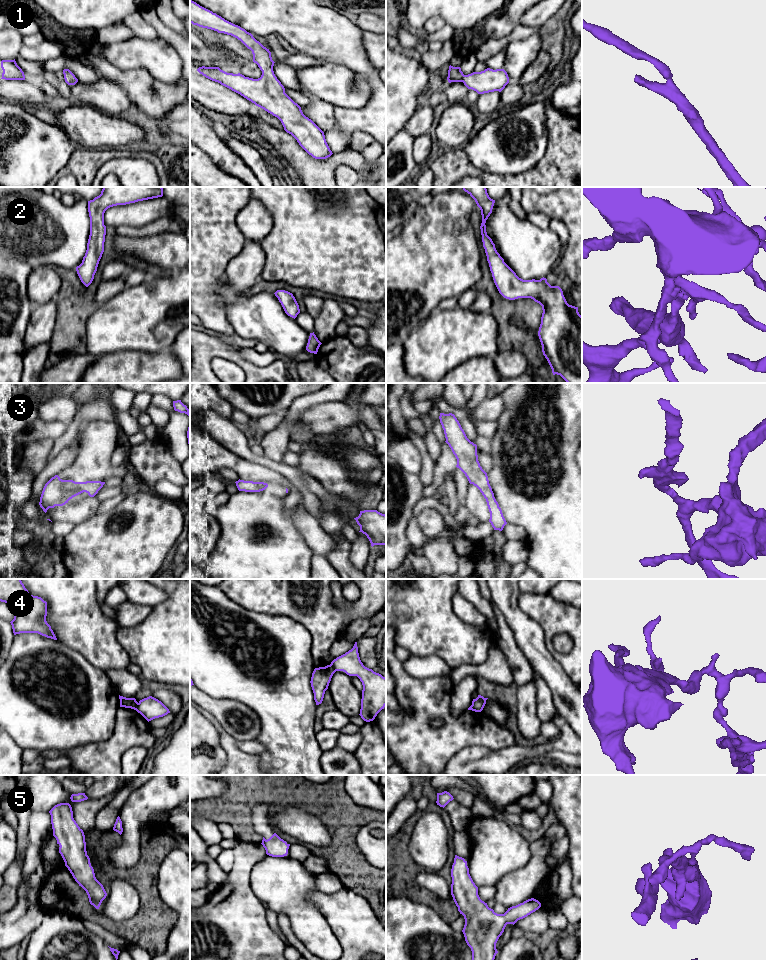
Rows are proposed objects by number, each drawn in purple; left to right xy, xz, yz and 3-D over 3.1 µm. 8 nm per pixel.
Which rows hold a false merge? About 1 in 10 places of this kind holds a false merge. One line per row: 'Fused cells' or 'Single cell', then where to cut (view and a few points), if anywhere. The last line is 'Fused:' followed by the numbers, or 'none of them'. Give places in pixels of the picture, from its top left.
1: Single cell. No split
2: Single cell. No split
3: Single cell. No split
4: Fused cells. Split along xy (138, 703), (135, 709)
5: Single cell. No split
Fused: 4

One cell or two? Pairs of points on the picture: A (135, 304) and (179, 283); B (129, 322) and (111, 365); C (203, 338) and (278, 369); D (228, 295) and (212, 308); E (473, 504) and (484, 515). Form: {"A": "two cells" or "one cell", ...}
{"A": "one cell", "B": "two cells", "C": "one cell", "D": "two cells", "E": "one cell"}

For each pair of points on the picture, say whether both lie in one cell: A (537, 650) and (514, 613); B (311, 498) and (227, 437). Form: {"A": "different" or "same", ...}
{"A": "same", "B": "same"}

